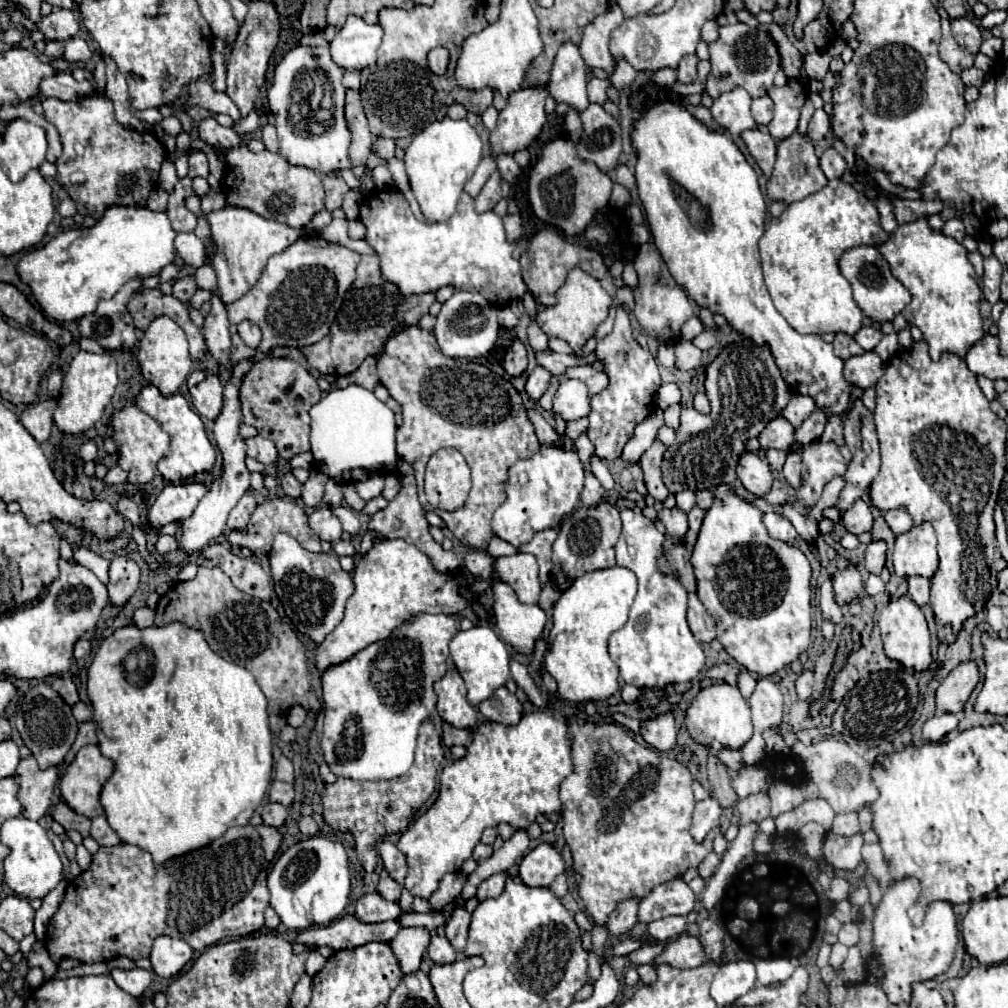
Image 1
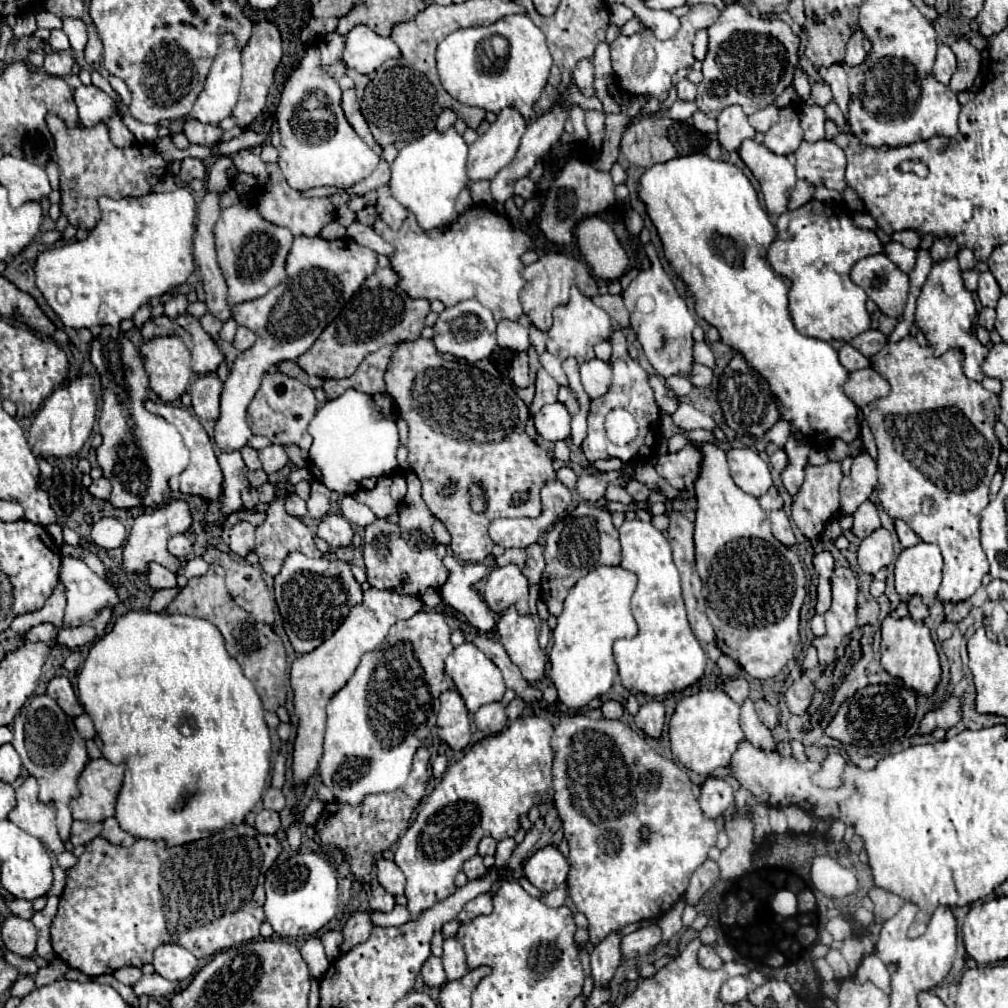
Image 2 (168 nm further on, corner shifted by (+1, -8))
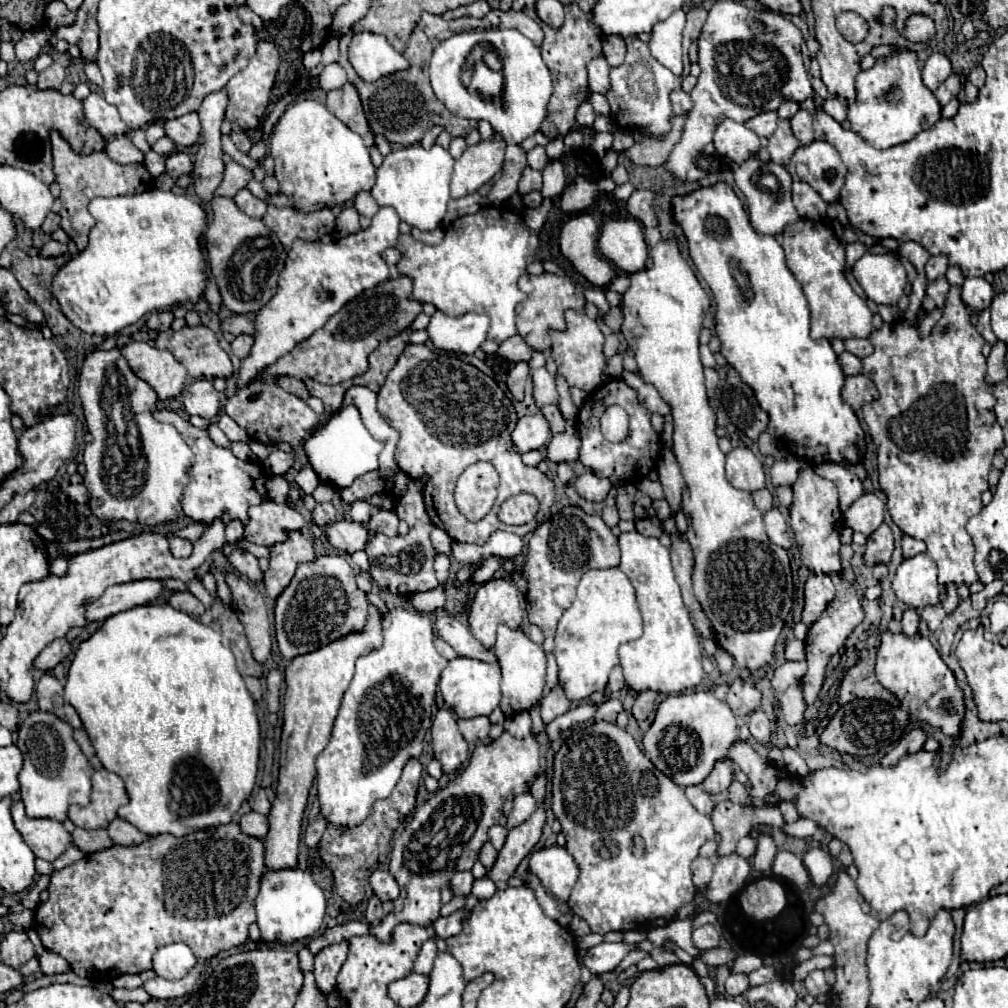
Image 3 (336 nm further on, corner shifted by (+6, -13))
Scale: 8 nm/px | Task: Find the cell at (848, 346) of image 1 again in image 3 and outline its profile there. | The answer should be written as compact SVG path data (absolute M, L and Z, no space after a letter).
M842 352L842 354L838 356L838 362L840 362L840 366L842 366L842 370L844 370L846 376L856 376L856 374L862 372L862 362L860 362L860 358L856 358L856 356L850 354L850 352Z

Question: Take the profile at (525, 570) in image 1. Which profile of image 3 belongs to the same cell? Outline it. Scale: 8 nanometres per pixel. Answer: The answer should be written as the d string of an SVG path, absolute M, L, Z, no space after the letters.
M492 578L478 586L470 606L468 624L470 632L486 646L492 648L496 640L496 626L508 624L518 628L522 624L524 610L520 606L518 590L512 580Z

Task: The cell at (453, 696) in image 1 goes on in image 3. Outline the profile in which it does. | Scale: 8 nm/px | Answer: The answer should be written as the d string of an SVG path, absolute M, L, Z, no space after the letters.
M440 708L434 716L432 748L444 772L456 772L468 760L468 742L460 734L456 716L450 708Z

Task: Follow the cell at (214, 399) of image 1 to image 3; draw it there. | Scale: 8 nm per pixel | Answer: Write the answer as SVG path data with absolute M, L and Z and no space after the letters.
M194 380L182 396L186 412L214 420L220 412L220 394L210 380Z

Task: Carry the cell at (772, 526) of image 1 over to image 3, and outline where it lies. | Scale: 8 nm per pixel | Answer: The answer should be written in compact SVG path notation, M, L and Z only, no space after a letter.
M772 508L770 512L764 514L764 524L766 524L766 534L768 534L768 538L770 538L774 544L778 544L778 546L782 546L782 548L790 548L790 546L792 546L792 540L790 540L790 536L788 536L788 524L786 524L786 520L784 520L784 516L780 514L778 508Z

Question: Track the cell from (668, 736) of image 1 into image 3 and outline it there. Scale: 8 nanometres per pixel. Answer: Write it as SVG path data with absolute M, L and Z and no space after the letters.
M646 690L646 692L640 692L638 694L638 698L636 698L636 702L634 702L634 708L632 708L632 714L634 714L634 718L638 720L638 722L642 722L642 720L646 720L650 714L652 714L652 710L654 710L654 704L656 704L656 692L652 692L652 690Z

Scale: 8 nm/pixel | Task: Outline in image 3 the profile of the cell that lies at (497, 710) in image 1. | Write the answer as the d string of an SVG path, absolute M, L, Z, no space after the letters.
M476 716L470 720L458 718L458 728L462 732L462 736L466 738L466 742L476 742L476 740L486 740L490 734L490 718L488 716Z

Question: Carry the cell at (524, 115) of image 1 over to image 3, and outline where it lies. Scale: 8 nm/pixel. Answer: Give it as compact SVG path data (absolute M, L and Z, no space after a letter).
M494 132L490 140L468 146L454 164L450 182L452 198L462 198L488 184L504 164L504 148L506 142L498 136L498 132Z

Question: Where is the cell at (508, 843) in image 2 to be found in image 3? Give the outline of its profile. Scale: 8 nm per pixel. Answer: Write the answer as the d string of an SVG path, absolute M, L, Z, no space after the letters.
M492 826L488 834L490 834L490 842L492 842L492 846L494 846L496 850L500 850L500 848L504 846L504 842L506 842L508 830L506 830L504 826Z

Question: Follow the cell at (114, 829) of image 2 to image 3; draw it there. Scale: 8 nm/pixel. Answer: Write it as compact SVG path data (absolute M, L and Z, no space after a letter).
M120 818L112 820L106 830L108 830L108 836L114 840L114 844L120 844L120 846L136 846L136 844L142 844L144 840L148 840L146 834L142 834L132 824L128 824Z

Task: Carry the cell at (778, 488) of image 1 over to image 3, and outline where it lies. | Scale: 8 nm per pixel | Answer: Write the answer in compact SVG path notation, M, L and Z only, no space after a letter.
M762 488L762 490L758 490L758 492L754 492L752 494L752 498L754 498L754 504L756 504L756 508L764 514L764 512L768 512L774 504L772 504L772 494L766 490L766 488Z

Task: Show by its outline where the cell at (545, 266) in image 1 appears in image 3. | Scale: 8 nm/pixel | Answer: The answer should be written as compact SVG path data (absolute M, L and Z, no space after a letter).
M540 274L540 276L522 276L520 282L518 282L520 290L524 290L528 294L528 300L520 302L516 306L516 328L518 328L518 334L526 340L526 344L532 348L532 350L546 350L550 348L550 336L548 336L548 330L564 330L566 324L564 324L564 310L566 308L572 308L576 312L584 312L584 294L564 276L558 276L558 274Z

